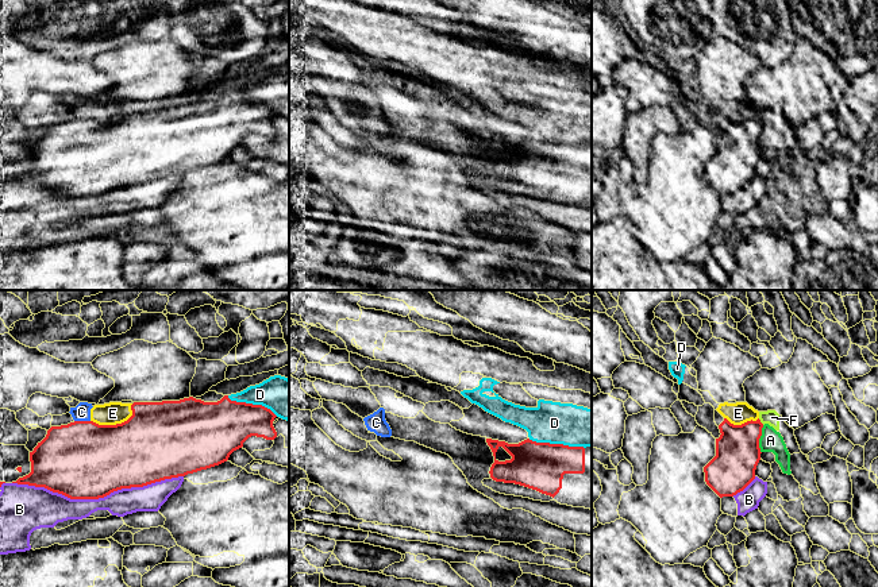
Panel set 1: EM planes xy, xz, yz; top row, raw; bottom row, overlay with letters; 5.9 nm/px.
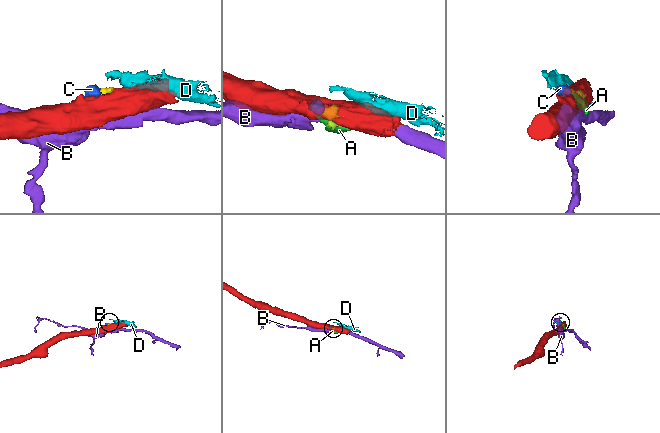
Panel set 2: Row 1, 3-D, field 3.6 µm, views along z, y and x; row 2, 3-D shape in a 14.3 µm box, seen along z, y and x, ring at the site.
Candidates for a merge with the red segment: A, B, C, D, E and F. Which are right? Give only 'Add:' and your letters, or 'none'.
Add: none

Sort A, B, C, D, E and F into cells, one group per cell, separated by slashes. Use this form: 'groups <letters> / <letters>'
groups A C E F / B / D

